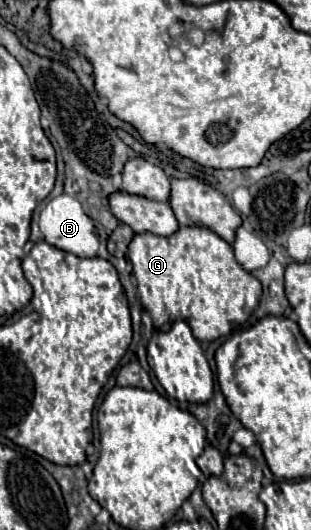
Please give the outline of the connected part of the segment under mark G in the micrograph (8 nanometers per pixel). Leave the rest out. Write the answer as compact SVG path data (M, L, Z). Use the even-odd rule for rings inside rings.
M179 227L179 231L167 239L153 233L135 235L129 243L127 257L133 265L141 305L151 315L157 331L167 331L171 319L183 319L191 331L195 331L195 339L215 341L239 329L251 317L261 297L261 283L235 261L233 247L205 227Z

